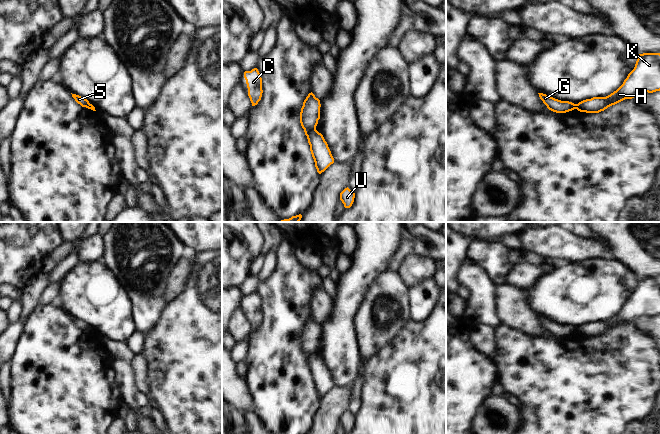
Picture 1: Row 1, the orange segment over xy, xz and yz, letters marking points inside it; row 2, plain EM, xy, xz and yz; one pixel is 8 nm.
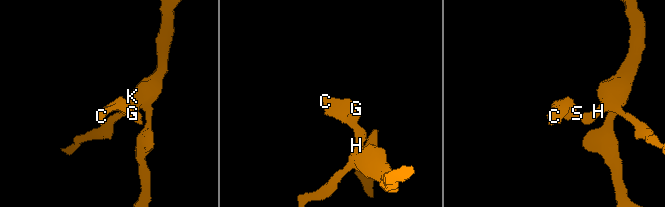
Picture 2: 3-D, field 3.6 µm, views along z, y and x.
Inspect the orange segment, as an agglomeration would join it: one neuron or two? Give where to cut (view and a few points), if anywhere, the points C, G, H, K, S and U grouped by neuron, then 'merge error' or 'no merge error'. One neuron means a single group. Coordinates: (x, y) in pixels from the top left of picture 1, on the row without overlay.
cut xz (315, 352), (307, 360); groups C G S / H K U; merge error

